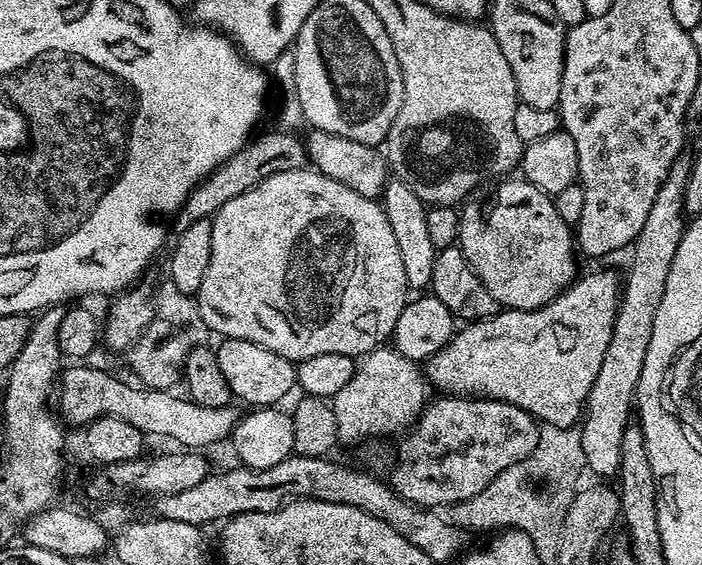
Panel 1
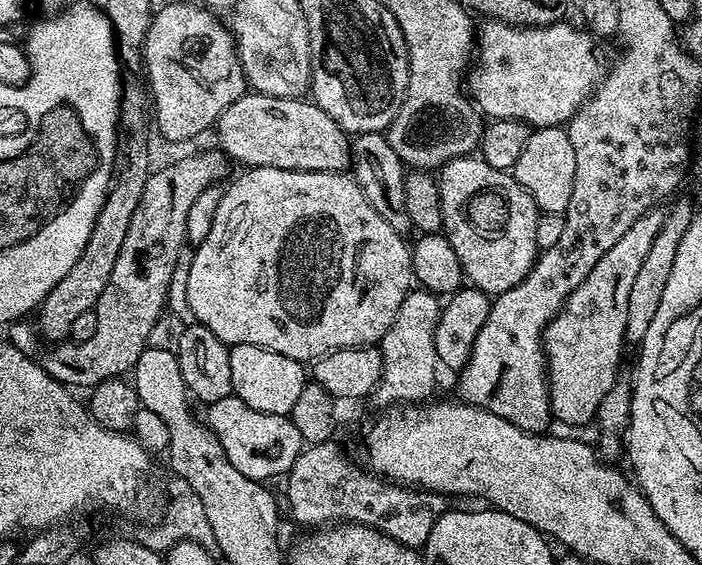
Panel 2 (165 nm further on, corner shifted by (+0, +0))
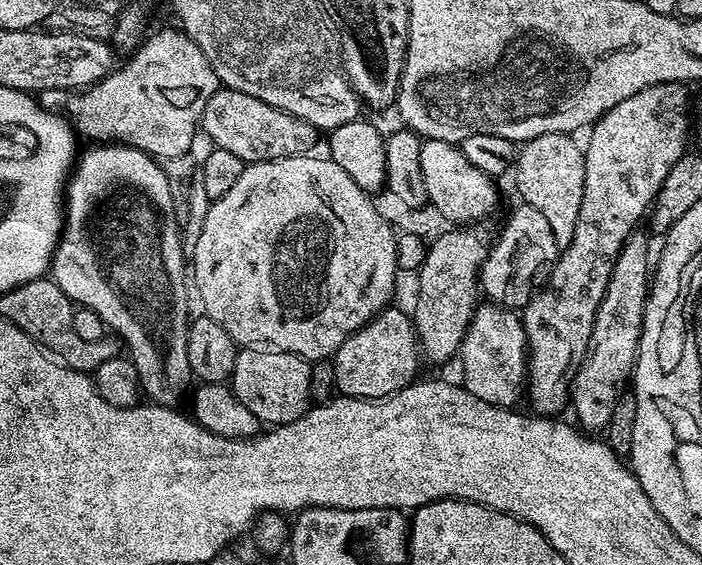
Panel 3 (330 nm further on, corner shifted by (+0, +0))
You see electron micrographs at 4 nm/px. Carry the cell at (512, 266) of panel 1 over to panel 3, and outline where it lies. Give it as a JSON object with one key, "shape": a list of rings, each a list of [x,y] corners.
{"shape":[[[424,140],[420,145],[422,150],[422,178],[426,178],[426,194],[428,204],[436,207],[436,212],[444,220],[449,220],[452,226],[472,226],[483,216],[488,216],[496,208],[496,188],[493,177],[482,174],[476,166],[466,162],[466,154],[455,144],[441,140]]]}

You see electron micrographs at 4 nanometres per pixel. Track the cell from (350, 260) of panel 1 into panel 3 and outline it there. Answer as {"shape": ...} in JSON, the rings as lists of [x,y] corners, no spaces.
{"shape":[[[305,154],[302,156],[291,156],[290,158],[278,158],[277,160],[263,160],[257,164],[250,164],[242,170],[242,178],[226,190],[217,200],[211,201],[207,206],[208,213],[204,216],[204,225],[200,228],[200,233],[196,236],[196,245],[190,248],[190,276],[196,279],[196,292],[200,295],[200,304],[203,311],[230,338],[237,346],[267,346],[277,352],[289,352],[295,356],[301,356],[304,360],[315,362],[327,360],[335,357],[338,346],[346,342],[346,338],[351,336],[368,323],[373,316],[379,314],[381,310],[389,307],[392,291],[396,288],[396,236],[392,228],[380,217],[378,209],[372,205],[372,200],[367,191],[342,170],[330,158],[323,155]]]}

